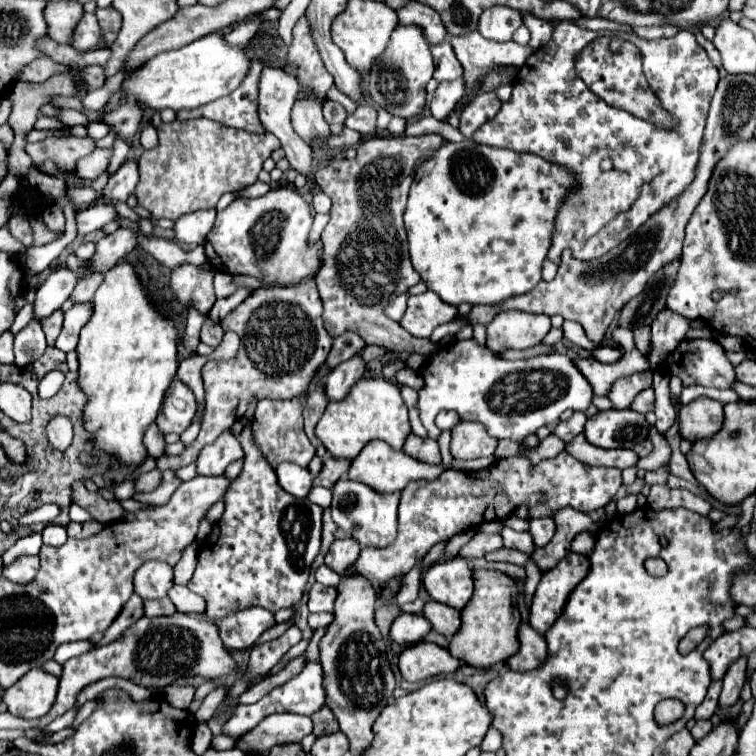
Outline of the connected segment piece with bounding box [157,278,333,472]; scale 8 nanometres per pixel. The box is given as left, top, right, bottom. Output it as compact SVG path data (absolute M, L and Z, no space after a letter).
M307 278L297 286L263 286L255 290L227 314L221 326L223 330L233 330L239 334L239 352L227 362L211 360L203 366L207 408L201 422L201 432L193 444L185 446L177 460L161 456L157 460L157 468L161 472L177 470L179 466L195 462L199 450L215 442L225 428L231 428L231 424L247 412L253 398L291 400L307 396L311 380L323 366L333 346L333 340L321 322L321 296L313 278Z

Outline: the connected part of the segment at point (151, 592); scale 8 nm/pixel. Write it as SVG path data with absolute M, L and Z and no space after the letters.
M145 562L135 572L135 594L143 600L165 598L173 586L173 568L165 562Z

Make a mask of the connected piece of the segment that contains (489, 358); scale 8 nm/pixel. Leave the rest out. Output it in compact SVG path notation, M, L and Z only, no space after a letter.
M461 340L461 342L455 342L453 346L445 348L445 350L437 350L437 352L431 356L431 360L429 360L427 368L423 370L423 380L425 380L425 386L423 386L423 390L419 390L419 410L421 410L421 422L423 422L423 426L427 428L428 437L435 440L437 440L442 432L435 425L435 418L439 410L455 410L455 412L459 414L459 418L461 418L461 420L473 420L473 422L483 424L483 426L485 426L485 430L487 430L487 434L489 434L489 436L493 436L493 438L523 440L525 436L533 434L537 428L541 428L541 426L549 426L549 424L557 422L557 420L559 420L559 416L561 416L567 408L571 408L571 410L587 410L587 408L589 408L589 404L591 404L591 400L593 400L593 390L591 390L591 386L589 386L587 378L581 374L581 370L577 370L577 366L573 366L573 358L569 358L569 356L565 356L565 354L549 354L549 356L541 356L541 370L537 370L537 368L531 368L531 366L529 366L529 358L525 358L525 360L505 360L505 358L499 358L497 354L493 354L489 348L479 346L475 340Z

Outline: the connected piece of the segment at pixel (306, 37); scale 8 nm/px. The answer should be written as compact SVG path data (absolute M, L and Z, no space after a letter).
M299 18L293 28L293 42L287 48L287 66L295 68L295 78L299 82L297 98L315 96L321 106L329 100L327 92L333 86L333 76L329 76L321 62L305 18Z

